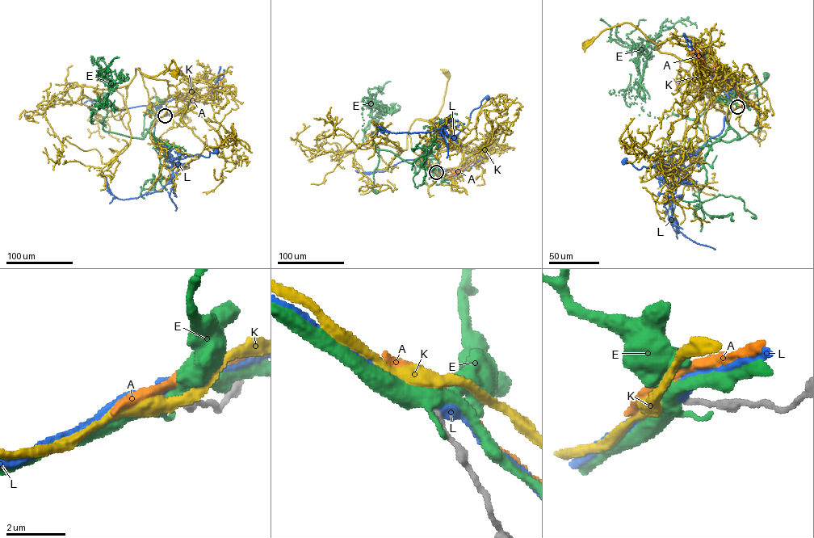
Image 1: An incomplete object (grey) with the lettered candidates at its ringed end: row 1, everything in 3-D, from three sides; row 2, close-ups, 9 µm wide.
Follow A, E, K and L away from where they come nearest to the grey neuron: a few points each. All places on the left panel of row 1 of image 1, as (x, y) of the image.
A: (165, 115), (183, 109), (192, 100), (210, 94), (218, 86), (233, 84)
E: (165, 115), (155, 118), (143, 139), (106, 132), (102, 123), (107, 111), (102, 108), (101, 102), (105, 94)
K: (165, 115), (183, 113), (192, 94), (188, 77), (169, 69), (162, 72), (167, 70), (172, 60), (175, 73)
L: (165, 115), (156, 117), (152, 136), (153, 143), (172, 157), (197, 154), (208, 157), (210, 153), (216, 152)

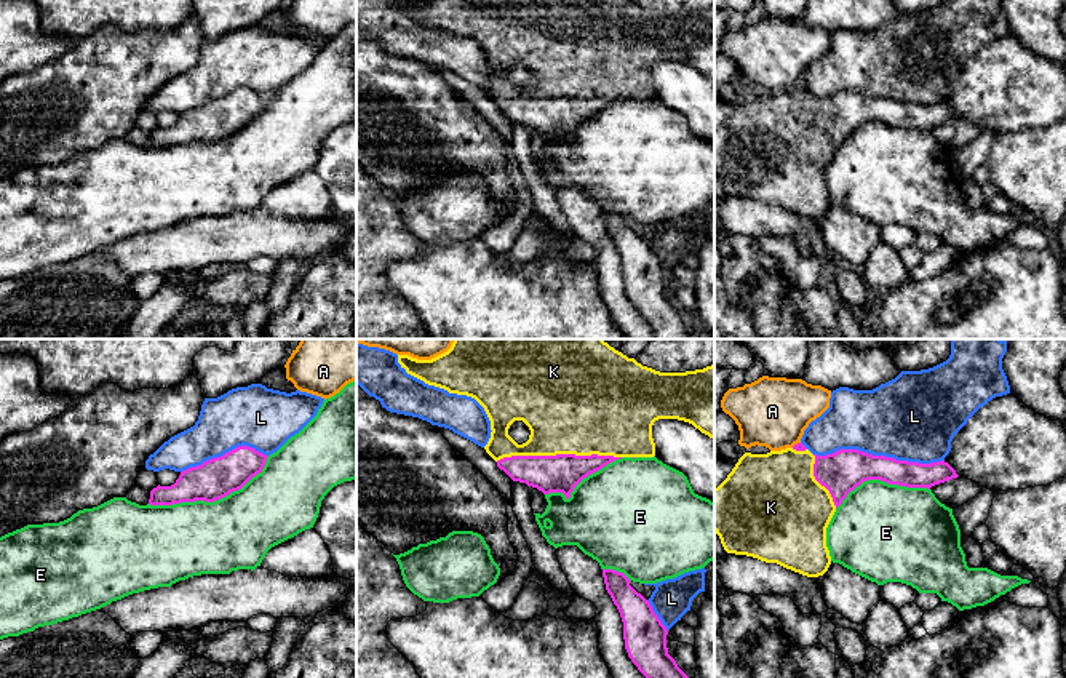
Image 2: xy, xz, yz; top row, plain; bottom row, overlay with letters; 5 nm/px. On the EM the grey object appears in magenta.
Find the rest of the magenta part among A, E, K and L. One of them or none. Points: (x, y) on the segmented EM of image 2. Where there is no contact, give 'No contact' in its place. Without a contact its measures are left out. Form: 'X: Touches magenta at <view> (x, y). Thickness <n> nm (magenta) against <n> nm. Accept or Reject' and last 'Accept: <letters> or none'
A: Touches magenta at yz (795, 445). Thickness 50 nm (magenta) against 360 nm. Reject
E: Touches magenta at xy (211, 501). Thickness 200 nm (magenta) against 380 nm. Reject
K: Touches magenta at xz (558, 454). Thickness 190 nm (magenta) against 480 nm. Accept
L: Touches magenta at yz (879, 456). Thickness 220 nm (magenta) against 440 nm. Reject
Accept: K

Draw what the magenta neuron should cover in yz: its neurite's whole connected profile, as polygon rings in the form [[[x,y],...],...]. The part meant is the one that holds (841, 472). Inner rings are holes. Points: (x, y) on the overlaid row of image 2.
[[[802,443],[767,454],[745,453],[727,478],[714,488],[714,532],[727,553],[753,556],[807,577],[818,577],[831,564],[826,528],[847,494],[863,481],[881,480],[889,485],[930,489],[957,477],[945,461],[919,464],[858,449],[817,456]]]

